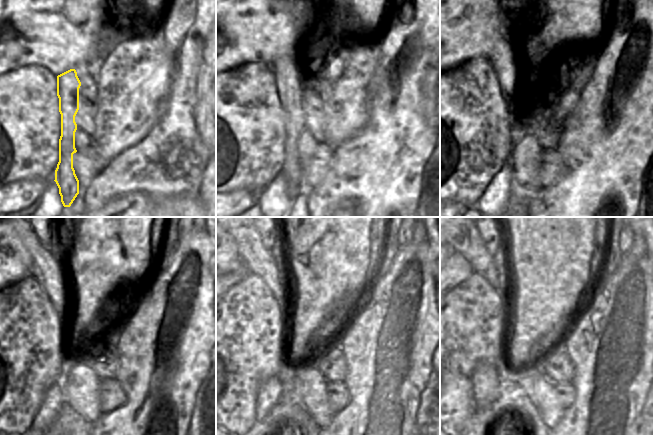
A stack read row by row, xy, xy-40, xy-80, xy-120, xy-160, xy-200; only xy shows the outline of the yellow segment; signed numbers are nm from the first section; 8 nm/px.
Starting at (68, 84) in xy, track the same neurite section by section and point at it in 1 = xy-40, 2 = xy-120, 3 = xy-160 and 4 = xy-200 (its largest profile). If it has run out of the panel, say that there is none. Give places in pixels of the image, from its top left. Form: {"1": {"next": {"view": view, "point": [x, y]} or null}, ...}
{"1": {"next": {"view": "xy-40", "point": [290, 84]}}, "2": {"next": {"view": "xy-120", "point": [51, 274]}}, "3": {"next": {"view": "xy-160", "point": [259, 261]}}, "4": {"next": {"view": "xy-200", "point": [463, 237]}}}

